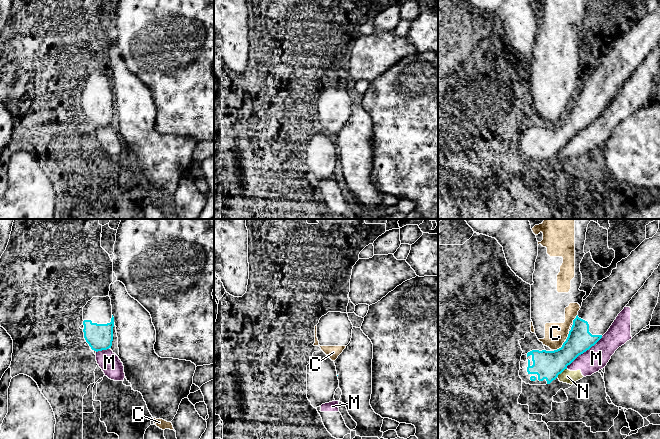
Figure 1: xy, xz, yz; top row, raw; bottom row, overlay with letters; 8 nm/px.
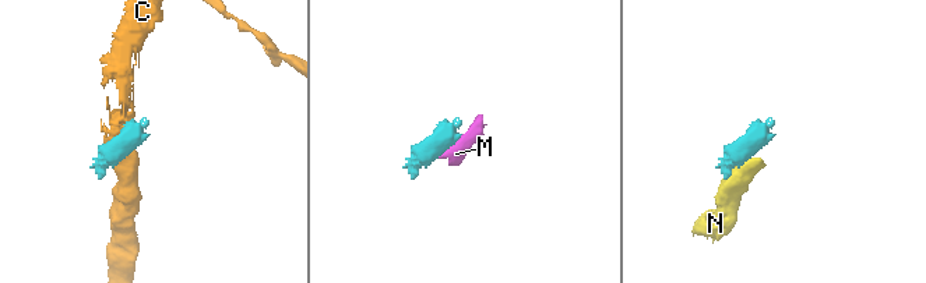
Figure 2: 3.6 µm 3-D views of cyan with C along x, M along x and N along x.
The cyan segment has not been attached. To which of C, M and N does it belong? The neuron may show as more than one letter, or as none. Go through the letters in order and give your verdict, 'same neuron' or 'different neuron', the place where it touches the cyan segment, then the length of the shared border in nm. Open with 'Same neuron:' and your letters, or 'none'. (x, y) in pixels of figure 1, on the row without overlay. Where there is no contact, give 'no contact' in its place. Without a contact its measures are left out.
Same neuron: none
C: different neuron; meets cyan in yz at (561, 123); contact 120 nm long
M: different neuron; meets cyan in yz at (583, 128); contact 400 nm long
N: different neuron; meets cyan in yz at (561, 148); contact 120 nm long

